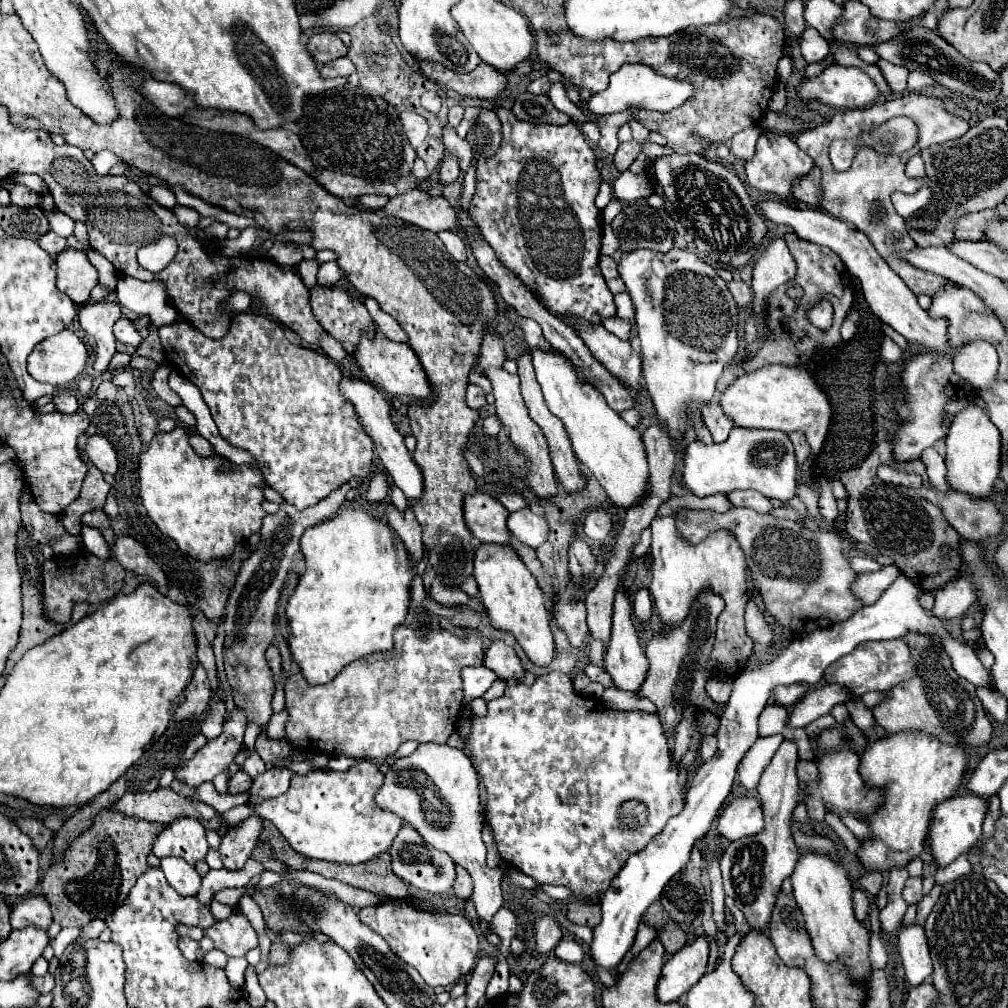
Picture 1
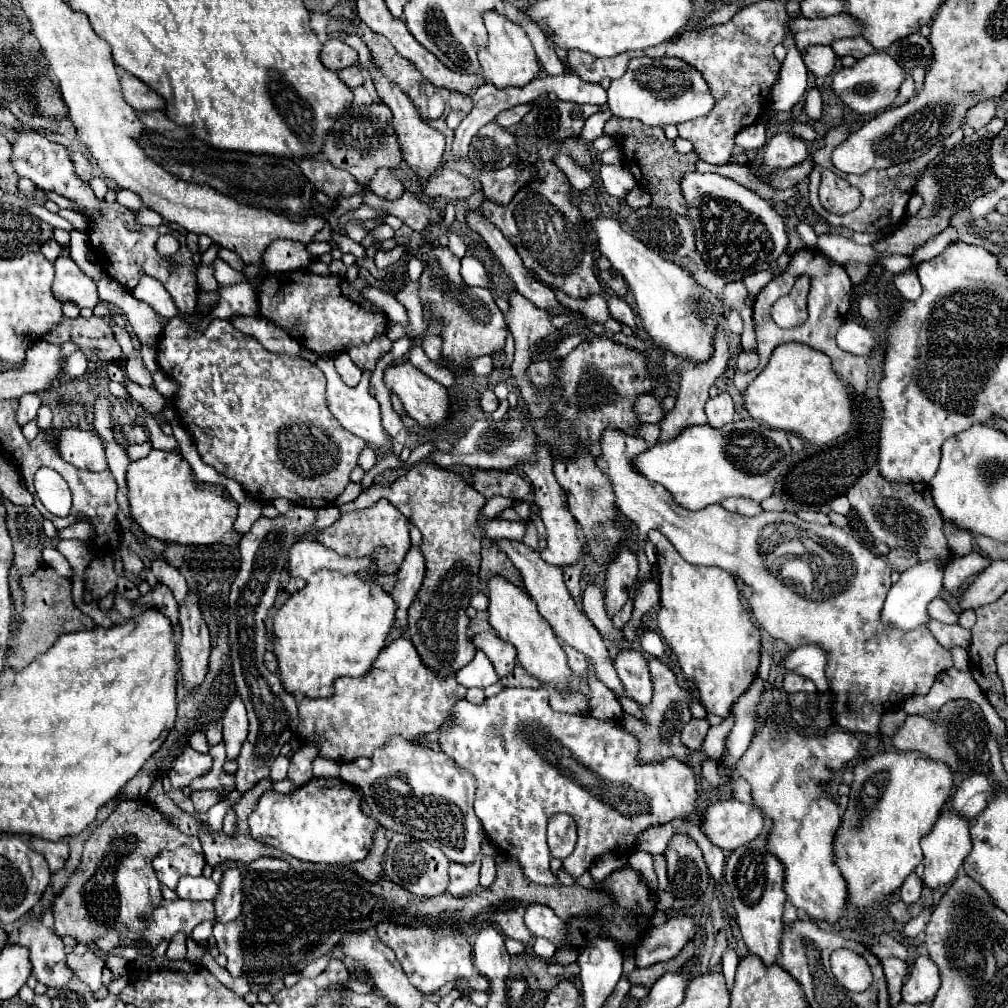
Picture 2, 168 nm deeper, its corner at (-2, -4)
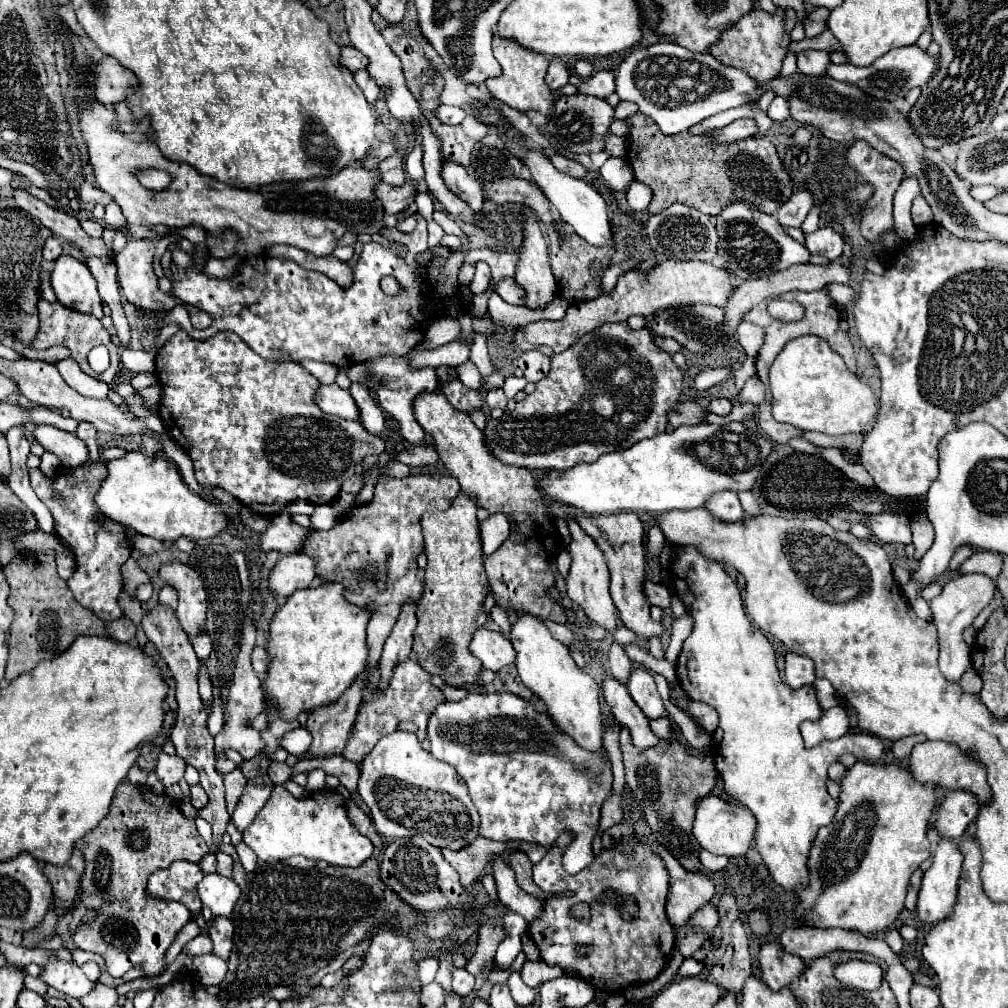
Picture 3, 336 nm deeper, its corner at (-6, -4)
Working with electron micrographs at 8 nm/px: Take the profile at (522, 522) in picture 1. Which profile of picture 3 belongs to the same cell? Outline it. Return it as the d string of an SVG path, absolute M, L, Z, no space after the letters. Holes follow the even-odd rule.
M492 514L484 522L480 522L480 534L482 534L484 556L488 556L510 536L510 524L508 524L506 516Z

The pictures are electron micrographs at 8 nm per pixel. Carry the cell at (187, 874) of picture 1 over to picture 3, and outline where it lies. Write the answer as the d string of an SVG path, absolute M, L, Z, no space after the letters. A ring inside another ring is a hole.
M206 874L198 884L198 896L204 906L216 916L230 916L240 896L240 888L232 878L220 874Z

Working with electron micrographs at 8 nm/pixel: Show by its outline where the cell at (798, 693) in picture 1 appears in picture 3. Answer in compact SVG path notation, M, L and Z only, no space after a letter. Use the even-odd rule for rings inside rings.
M788 652L784 678L786 678L786 684L792 688L802 688L806 684L814 684L814 680L816 680L814 662L806 656L798 656L794 652Z

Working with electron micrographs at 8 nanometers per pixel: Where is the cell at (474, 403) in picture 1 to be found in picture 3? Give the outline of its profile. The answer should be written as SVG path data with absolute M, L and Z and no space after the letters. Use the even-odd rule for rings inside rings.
M496 388L496 390L490 390L486 394L486 406L492 410L492 408L506 408L506 402L508 398L504 396L502 388Z

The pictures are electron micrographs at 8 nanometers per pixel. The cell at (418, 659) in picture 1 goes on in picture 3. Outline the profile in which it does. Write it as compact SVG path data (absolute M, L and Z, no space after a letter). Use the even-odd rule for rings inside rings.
M406 658L404 662L400 662L394 668L394 700L390 700L390 696L386 696L386 688L370 688L370 684L366 682L366 686L362 688L362 704L358 708L358 716L356 716L356 724L346 740L346 746L342 750L342 758L352 760L352 762L362 762L364 756L376 746L376 742L386 736L392 734L398 724L402 720L410 720L418 726L416 734L418 740L426 738L426 726L428 726L428 718L434 712L434 708L438 704L442 704L446 698L442 694L440 688L436 688L430 682L430 674L418 664L416 658Z

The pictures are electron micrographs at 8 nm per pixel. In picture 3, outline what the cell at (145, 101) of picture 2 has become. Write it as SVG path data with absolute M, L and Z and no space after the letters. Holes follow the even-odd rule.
M110 56L100 60L94 72L96 72L94 78L96 98L106 106L128 100L128 92L132 92L132 88L138 88L138 78Z

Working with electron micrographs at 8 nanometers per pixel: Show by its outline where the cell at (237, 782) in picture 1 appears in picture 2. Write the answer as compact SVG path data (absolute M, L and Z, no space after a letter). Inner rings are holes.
M196 790L190 794L196 812L208 812L216 802L220 802L220 794L214 790Z

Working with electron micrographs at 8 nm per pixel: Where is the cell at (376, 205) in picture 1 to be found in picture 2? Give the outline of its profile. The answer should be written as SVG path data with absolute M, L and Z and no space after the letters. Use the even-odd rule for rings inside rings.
M378 170L376 172L376 176L372 178L372 182L370 182L370 190L376 194L376 196L380 196L380 198L384 198L384 200L396 200L398 196L402 196L404 194L404 184L390 172L390 170Z

